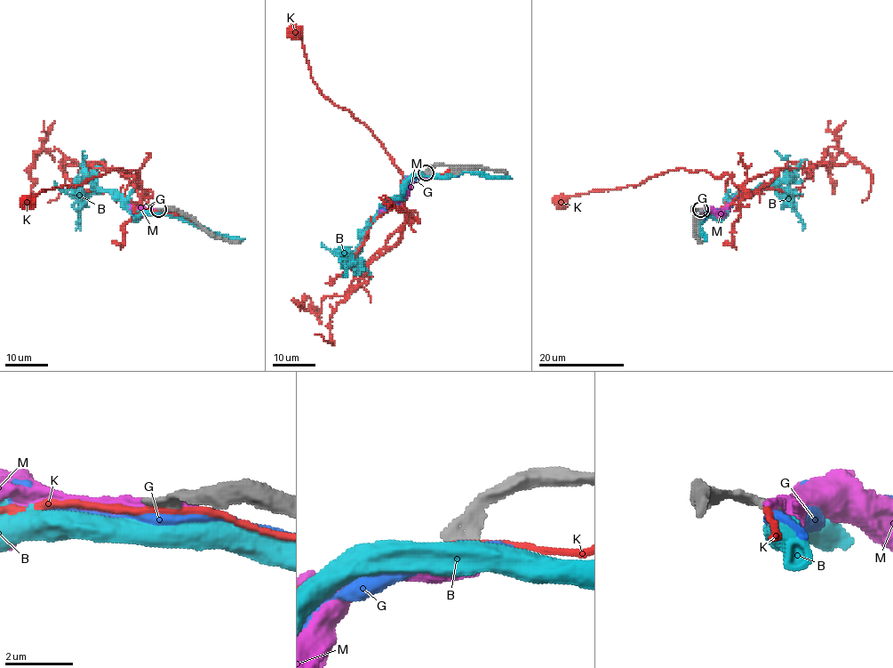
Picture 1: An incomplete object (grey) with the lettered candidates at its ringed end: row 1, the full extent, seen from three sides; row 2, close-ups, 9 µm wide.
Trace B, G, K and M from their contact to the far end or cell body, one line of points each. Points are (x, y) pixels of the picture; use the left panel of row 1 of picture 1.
B: (161, 212), (142, 213), (137, 217), (113, 192), (83, 182), (79, 187), (83, 194), (79, 229)
G: (160, 212), (136, 214), (126, 201), (114, 193)
K: (161, 210), (135, 209), (142, 189), (139, 175), (119, 168), (81, 186), (44, 190), (32, 205), (28, 203)
M: (161, 210), (133, 210), (113, 194)

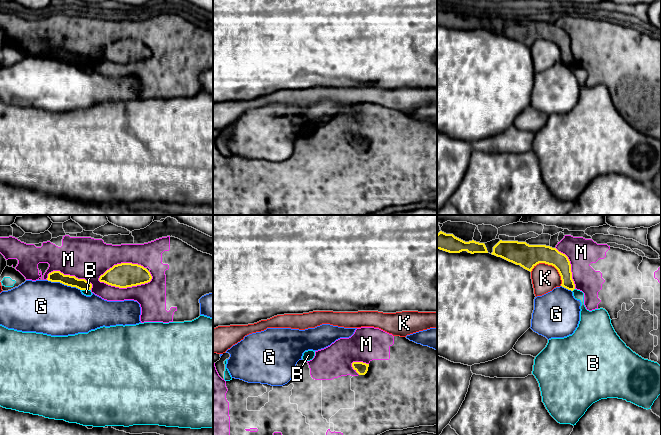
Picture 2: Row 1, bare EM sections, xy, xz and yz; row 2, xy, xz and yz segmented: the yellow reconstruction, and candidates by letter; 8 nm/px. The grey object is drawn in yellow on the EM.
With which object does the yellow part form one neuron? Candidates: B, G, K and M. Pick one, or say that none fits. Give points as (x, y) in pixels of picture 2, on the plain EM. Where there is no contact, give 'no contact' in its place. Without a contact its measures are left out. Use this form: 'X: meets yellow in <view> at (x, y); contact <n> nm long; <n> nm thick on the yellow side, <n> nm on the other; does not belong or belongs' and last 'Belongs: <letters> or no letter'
B: meets yellow in yz at (573, 65); contact 40 nm long; 140 nm thick on the yellow side, 110 nm on the other; does not belong
G: meets yellow in xy at (64, 60); contact 280 nm long; 100 nm thick on the yellow side, 420 nm on the other; does not belong
K: meets yellow in yz at (551, 40); contact 280 nm long; 190 nm thick on the yellow side, 220 nm on the other; does not belong
M: meets yellow in xy at (126, 63); contact 440 nm long; 200 nm thick on the yellow side, 240 nm on the other; does not belong
Belongs: no letter

